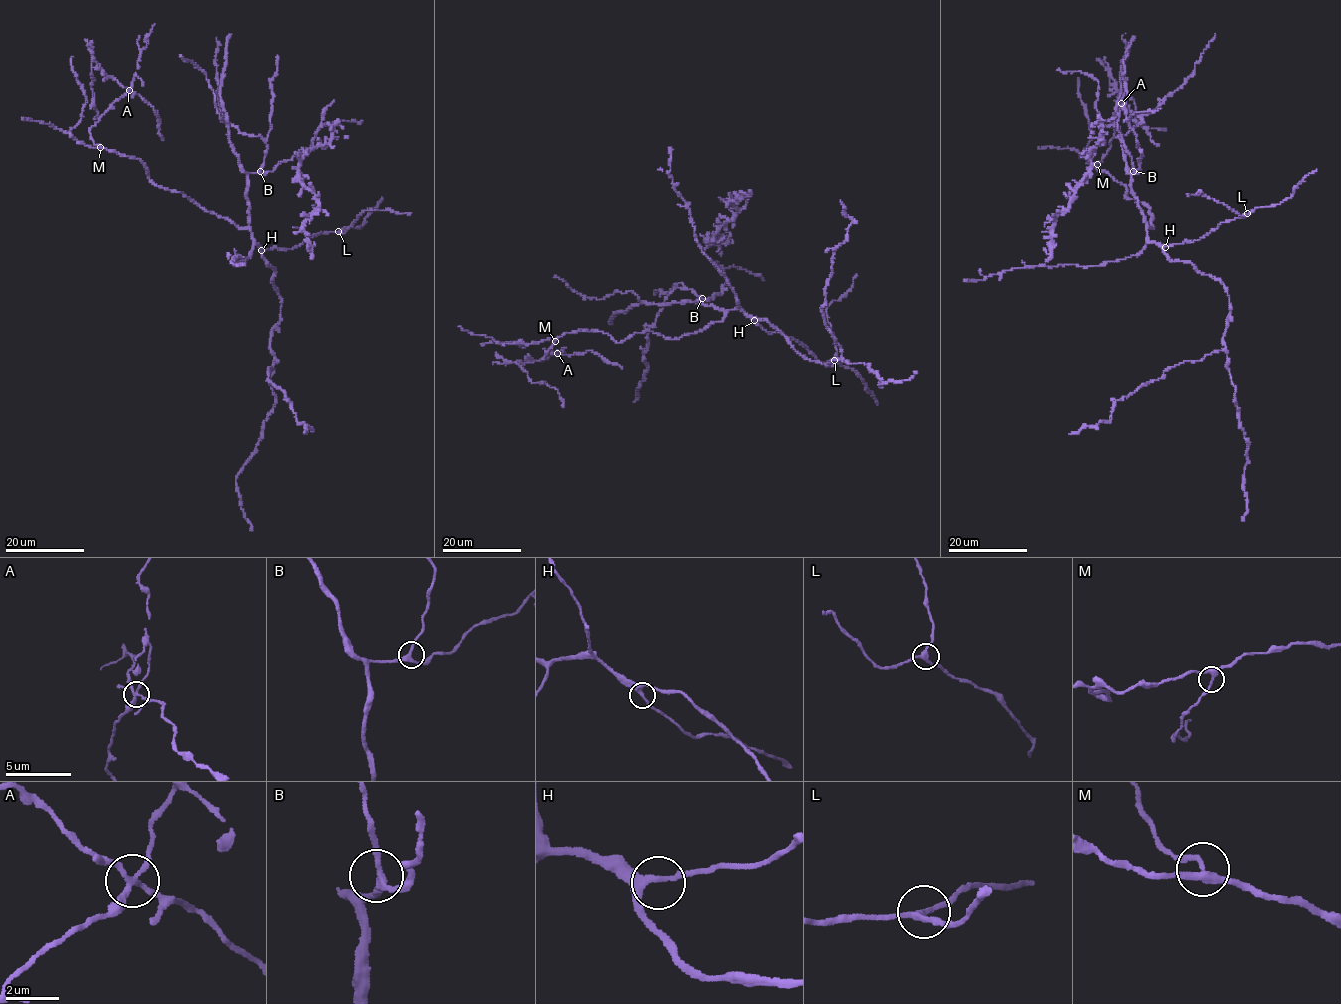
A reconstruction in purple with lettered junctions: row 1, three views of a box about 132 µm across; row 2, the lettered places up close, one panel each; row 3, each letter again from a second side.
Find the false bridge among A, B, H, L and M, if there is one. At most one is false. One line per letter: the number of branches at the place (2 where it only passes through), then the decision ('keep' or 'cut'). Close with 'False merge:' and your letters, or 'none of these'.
A: branches 4; cut
B: branches 3; keep
H: branches 3; keep
L: branches 3; keep
M: branches 3; keep
False merge: A

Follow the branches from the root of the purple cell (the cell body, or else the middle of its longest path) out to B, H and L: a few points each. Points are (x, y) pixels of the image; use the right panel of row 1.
B: (1151, 221), (1152, 227), (1147, 225), (1139, 200), (1133, 195), (1133, 171)
H: (1151, 221), (1152, 227), (1146, 228), (1150, 240), (1165, 247)
L: (1151, 221), (1152, 227), (1146, 228), (1150, 240), (1172, 246), (1199, 239), (1222, 223), (1247, 213)

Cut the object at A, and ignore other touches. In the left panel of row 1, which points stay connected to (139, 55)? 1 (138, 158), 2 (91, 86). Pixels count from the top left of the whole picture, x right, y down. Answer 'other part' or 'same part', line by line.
1: same part
2: other part

